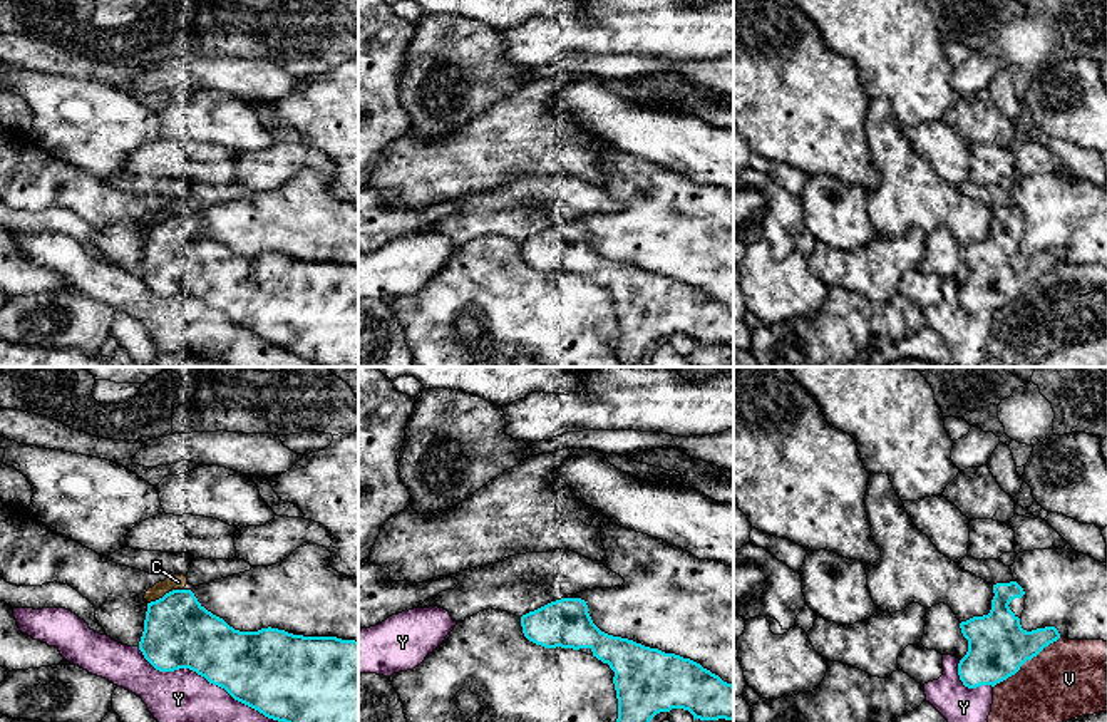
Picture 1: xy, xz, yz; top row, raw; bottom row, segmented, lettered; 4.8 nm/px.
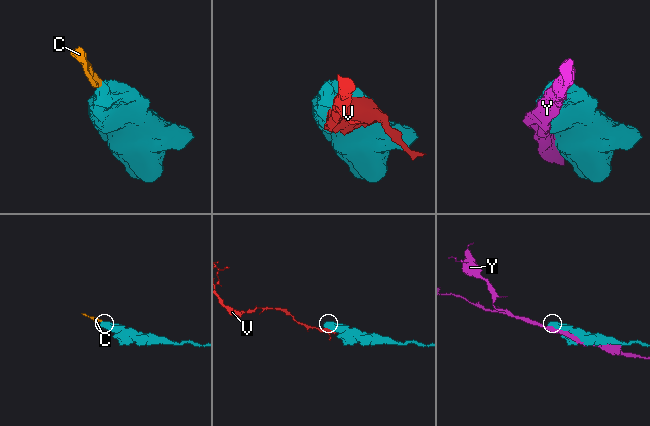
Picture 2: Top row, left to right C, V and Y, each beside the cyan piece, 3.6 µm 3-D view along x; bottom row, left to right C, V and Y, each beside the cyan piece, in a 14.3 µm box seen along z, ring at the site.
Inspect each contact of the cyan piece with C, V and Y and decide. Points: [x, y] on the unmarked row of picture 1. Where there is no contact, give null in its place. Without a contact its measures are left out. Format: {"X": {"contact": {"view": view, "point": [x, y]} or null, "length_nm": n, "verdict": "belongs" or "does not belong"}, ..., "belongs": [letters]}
{"C": {"contact": {"view": "xy", "point": [166, 218]}, "length_nm": 180, "verdict": "does not belong"}, "V": {"contact": {"view": "yz", "point": [1027, 283]}, "length_nm": 400, "verdict": "does not belong"}, "Y": {"contact": {"view": "xy", "point": [230, 319]}, "length_nm": 1000, "verdict": "does not belong"}, "belongs": []}

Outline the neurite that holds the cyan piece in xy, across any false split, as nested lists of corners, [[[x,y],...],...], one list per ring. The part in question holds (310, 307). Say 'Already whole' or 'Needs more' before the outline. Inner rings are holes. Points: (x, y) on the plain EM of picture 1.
Already whole. [[[172,214],[147,228],[139,266],[159,297],[189,293],[268,343],[323,367],[358,367],[358,266],[303,261],[278,253],[239,256],[208,236],[191,214]]]

